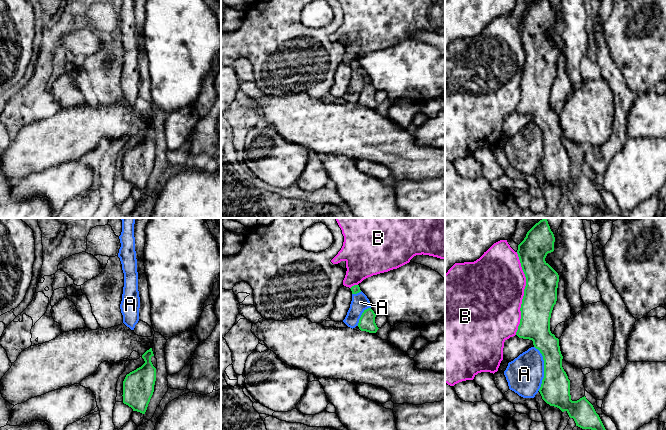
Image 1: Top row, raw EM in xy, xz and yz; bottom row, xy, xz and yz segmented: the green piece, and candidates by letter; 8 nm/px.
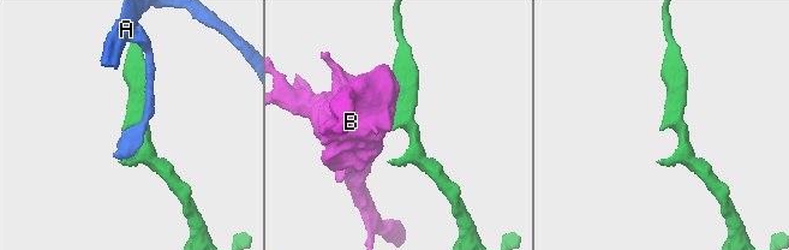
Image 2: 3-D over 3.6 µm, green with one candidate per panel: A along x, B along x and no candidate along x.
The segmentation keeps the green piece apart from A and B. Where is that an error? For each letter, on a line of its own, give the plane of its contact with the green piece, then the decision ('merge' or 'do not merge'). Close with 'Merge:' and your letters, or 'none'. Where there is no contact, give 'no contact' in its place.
A: meets green in yz; do not merge
B: meets green in yz; do not merge
Merge: none

